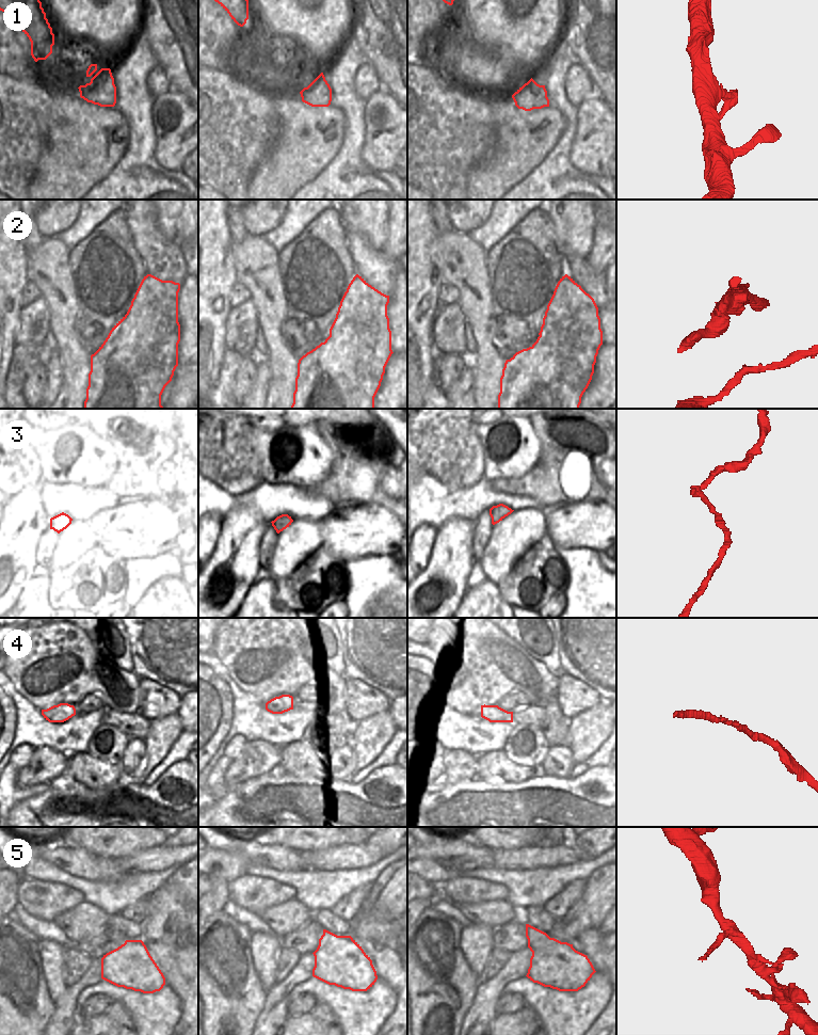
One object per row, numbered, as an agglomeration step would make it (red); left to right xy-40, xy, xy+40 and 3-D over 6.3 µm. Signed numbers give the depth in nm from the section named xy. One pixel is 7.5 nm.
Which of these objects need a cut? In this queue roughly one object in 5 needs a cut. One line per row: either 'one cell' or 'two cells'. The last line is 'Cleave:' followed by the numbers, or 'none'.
1: one cell
2: two cells
3: one cell
4: one cell
5: one cell
Cleave: 2

